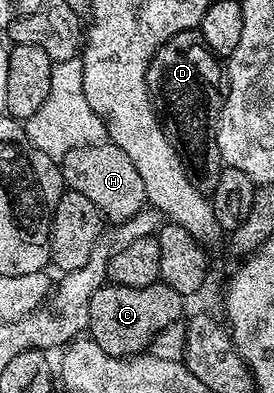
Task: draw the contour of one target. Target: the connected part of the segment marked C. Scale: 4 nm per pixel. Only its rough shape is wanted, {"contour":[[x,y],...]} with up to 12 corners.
{"contour":[[108,282],[86,332],[106,354],[143,353],[185,315],[163,282]]}

